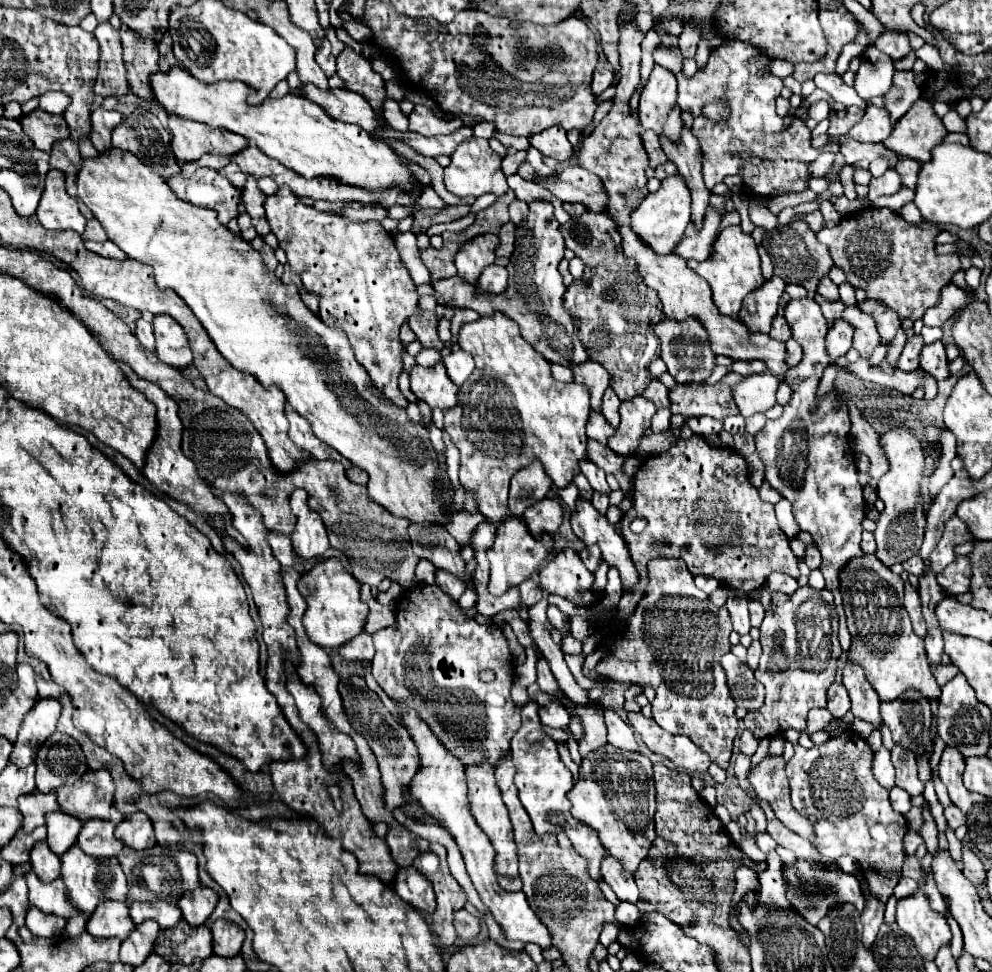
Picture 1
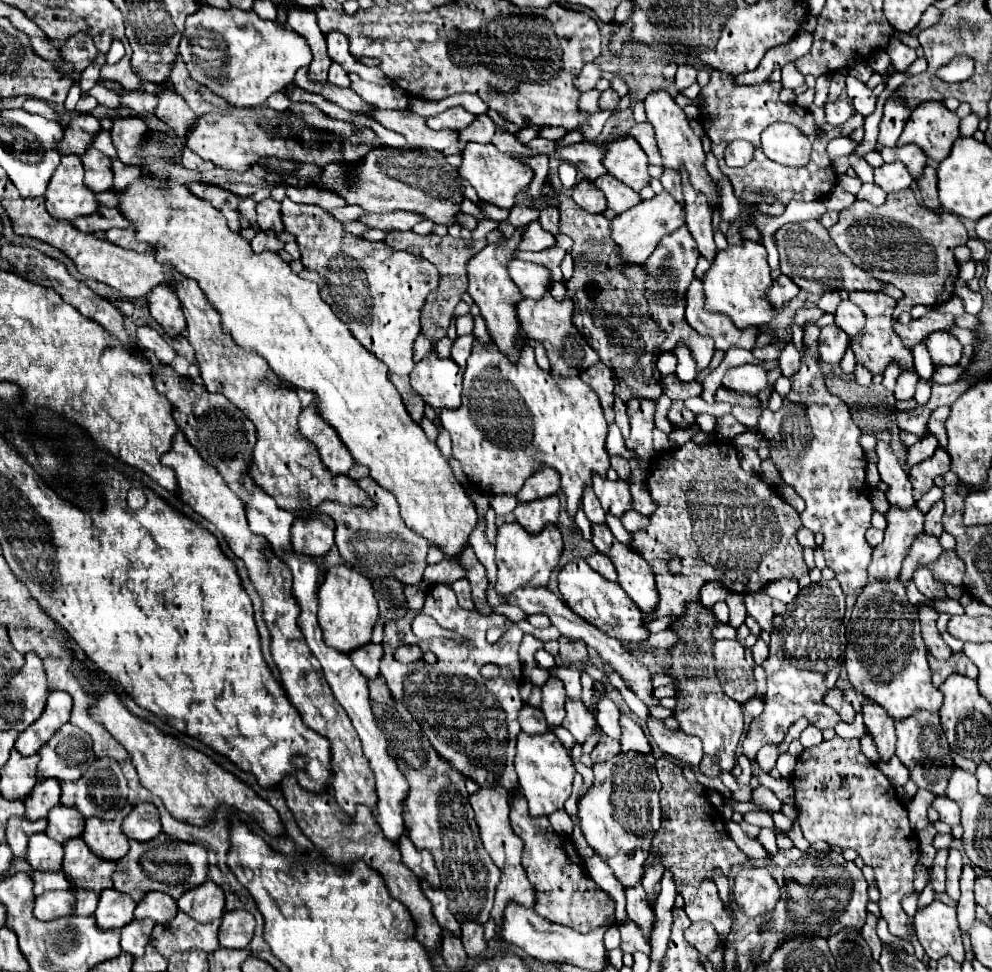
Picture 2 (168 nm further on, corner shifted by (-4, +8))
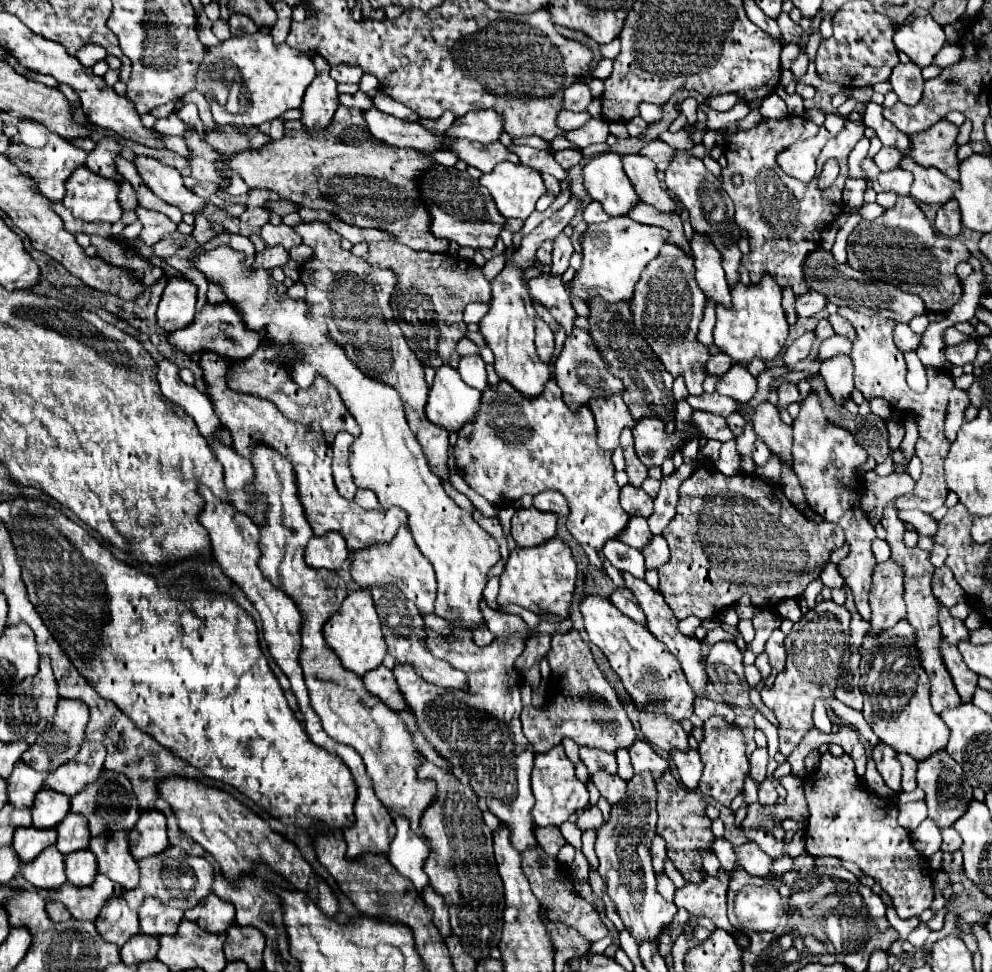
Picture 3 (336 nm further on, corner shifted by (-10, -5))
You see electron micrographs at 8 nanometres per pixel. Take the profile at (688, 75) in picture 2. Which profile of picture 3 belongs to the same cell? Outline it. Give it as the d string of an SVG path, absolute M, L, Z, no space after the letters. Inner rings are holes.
M688 97L688 99L684 99L684 101L680 103L680 107L682 107L682 113L684 113L686 119L688 119L690 129L696 127L696 125L698 125L698 119L696 119L696 107L698 107L698 103L696 103L692 97Z

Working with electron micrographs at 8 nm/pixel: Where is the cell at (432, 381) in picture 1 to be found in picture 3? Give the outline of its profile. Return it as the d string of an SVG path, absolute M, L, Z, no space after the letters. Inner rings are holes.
M442 365L438 371L436 371L436 377L434 377L434 385L430 389L430 395L428 395L428 403L426 403L426 417L434 423L434 425L440 425L448 431L458 431L462 425L466 423L472 423L476 421L476 411L480 411L480 397L482 393L476 391L474 387L468 387L458 371L450 365Z

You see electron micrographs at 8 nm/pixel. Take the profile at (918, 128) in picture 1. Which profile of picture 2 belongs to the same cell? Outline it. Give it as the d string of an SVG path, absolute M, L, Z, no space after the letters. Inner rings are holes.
M942 102L916 106L898 138L898 146L916 144L930 160L942 162L960 136L960 120Z

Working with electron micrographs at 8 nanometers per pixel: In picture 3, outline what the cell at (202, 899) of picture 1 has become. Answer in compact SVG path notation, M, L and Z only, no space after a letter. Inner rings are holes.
M210 893L208 899L202 899L196 907L188 909L184 917L208 933L224 933L234 925L234 905Z

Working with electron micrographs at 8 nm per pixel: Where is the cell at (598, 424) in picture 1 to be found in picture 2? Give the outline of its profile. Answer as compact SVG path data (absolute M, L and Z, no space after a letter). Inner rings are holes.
M610 424L608 426L608 438L606 438L606 450L608 450L608 454L620 454L620 456L624 456L624 458L638 458L632 450L628 450L626 446L624 446L624 438L622 438L622 432L620 432L620 428L616 426L616 424Z

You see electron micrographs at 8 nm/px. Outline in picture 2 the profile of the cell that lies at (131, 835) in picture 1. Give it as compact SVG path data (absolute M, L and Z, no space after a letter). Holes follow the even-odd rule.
M148 802L136 804L134 810L124 818L122 832L128 838L140 840L140 842L148 842L148 840L156 838L162 832L158 808L154 804L148 804Z

